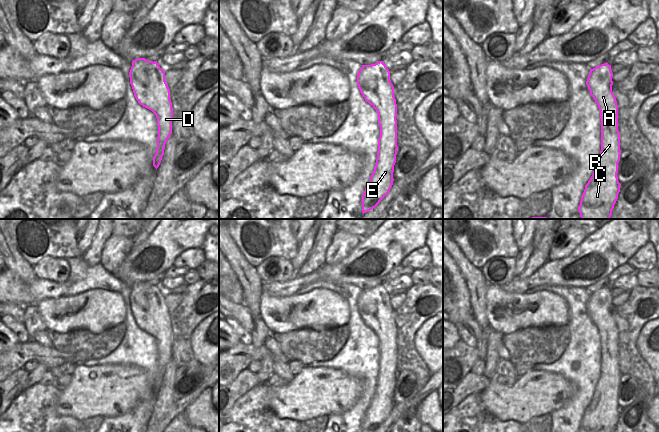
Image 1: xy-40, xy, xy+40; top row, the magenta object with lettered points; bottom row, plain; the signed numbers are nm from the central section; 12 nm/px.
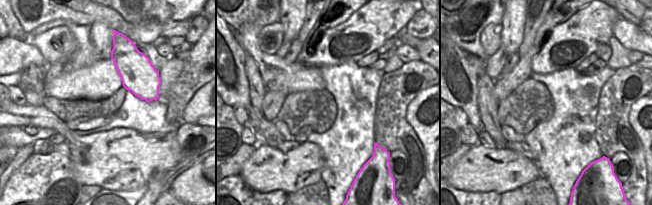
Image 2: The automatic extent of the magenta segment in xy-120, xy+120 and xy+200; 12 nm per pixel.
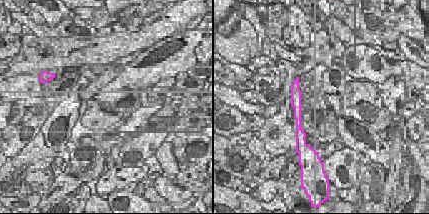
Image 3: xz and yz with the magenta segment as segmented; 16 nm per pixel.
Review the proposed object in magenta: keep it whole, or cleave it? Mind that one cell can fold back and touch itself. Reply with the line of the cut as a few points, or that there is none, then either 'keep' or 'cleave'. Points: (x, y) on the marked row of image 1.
no cut | keep

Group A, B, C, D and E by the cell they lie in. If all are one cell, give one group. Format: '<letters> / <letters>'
A B C D E

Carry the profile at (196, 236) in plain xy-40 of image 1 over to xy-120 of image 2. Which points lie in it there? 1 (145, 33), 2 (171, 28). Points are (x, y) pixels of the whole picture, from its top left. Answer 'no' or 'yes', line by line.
1: yes
2: no

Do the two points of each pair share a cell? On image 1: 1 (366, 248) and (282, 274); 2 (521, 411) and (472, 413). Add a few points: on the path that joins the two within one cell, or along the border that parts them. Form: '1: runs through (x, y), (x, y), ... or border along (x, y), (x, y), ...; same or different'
1: border along (296, 273), (288, 280), (273, 282); different
2: border along (480, 392), (489, 412), (501, 420), (510, 420); different

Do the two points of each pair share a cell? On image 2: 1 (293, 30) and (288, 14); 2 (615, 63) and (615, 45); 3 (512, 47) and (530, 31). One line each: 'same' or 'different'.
1: same
2: same
3: different

